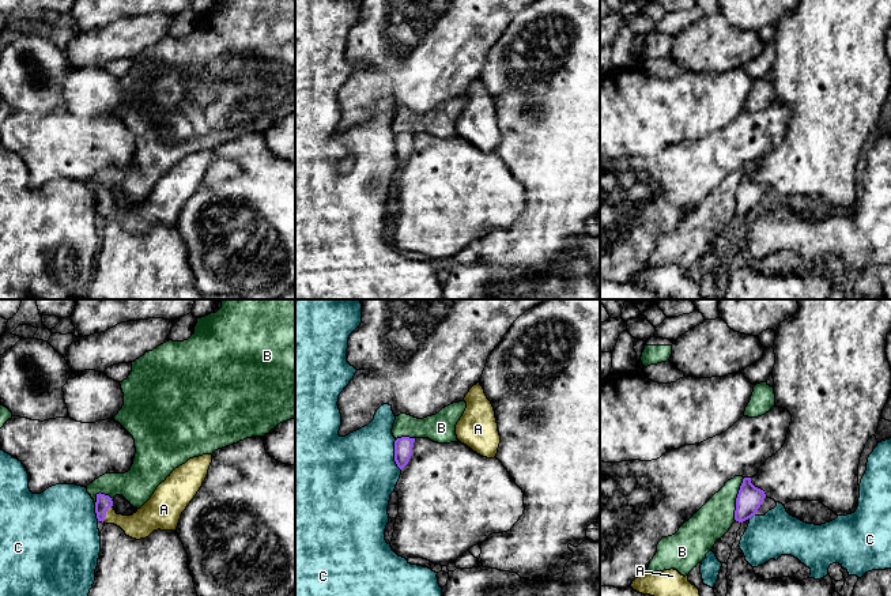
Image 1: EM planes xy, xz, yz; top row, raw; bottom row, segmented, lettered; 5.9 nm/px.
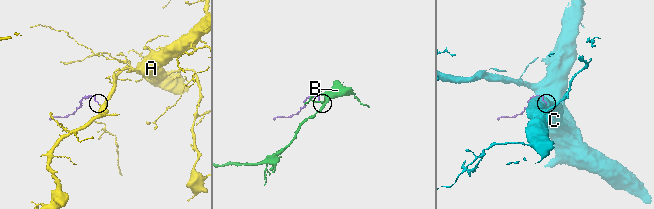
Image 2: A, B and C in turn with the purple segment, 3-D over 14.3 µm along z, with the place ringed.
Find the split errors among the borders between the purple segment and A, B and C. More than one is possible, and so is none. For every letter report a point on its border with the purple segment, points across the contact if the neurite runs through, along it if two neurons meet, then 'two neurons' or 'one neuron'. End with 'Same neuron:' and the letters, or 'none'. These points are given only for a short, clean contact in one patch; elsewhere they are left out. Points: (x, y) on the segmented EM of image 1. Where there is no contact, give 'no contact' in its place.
A: xy (105, 513) | across xy (104, 502), (105, 513), (128, 524), (139, 525) | one neuron
B: yz (736, 500) | along yz (744, 478), (736, 498), (735, 520) | two neurons
C: xz (395, 455) | two neurons
Same neuron: A

